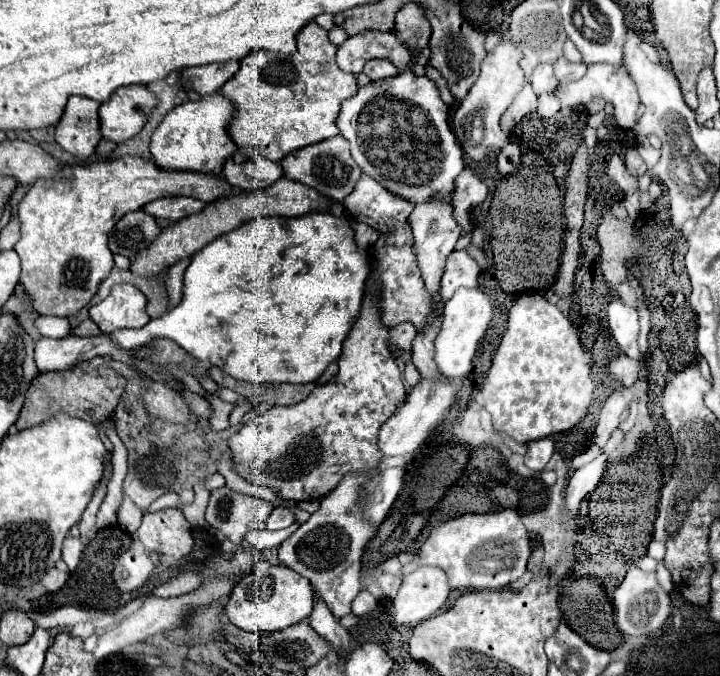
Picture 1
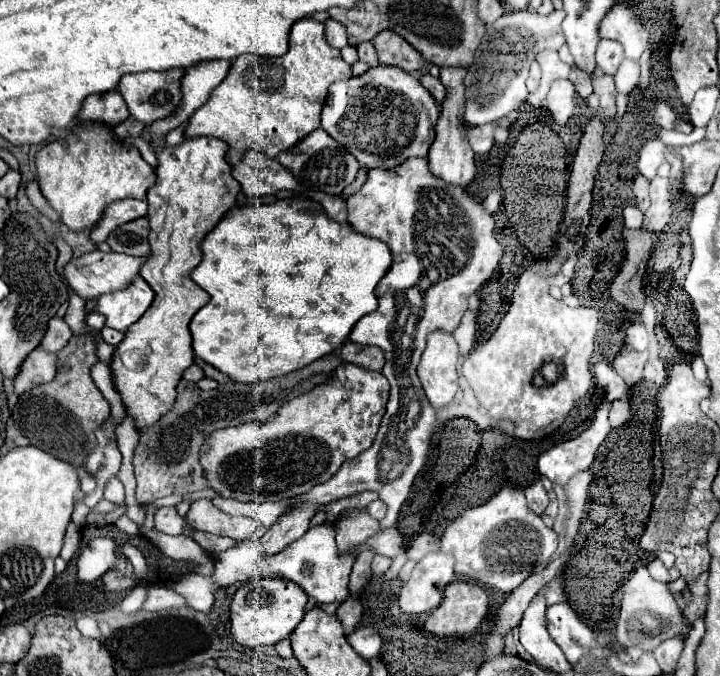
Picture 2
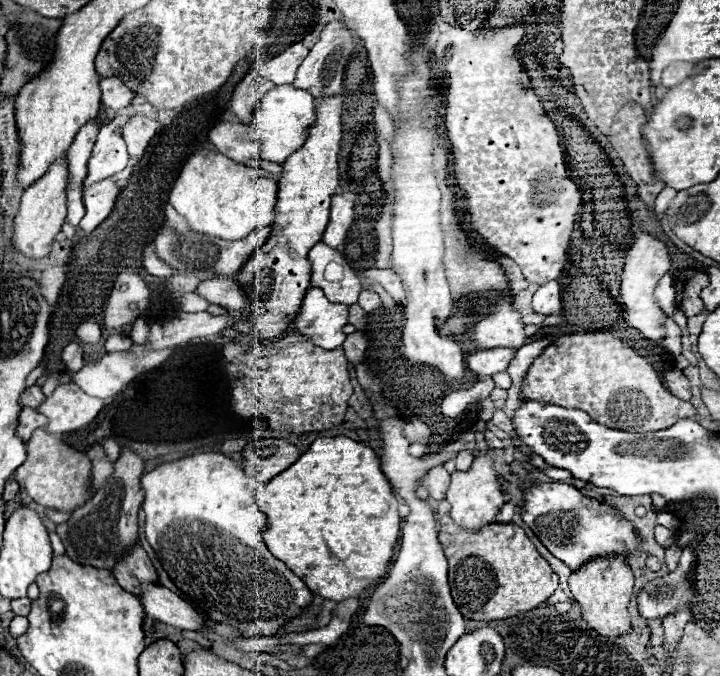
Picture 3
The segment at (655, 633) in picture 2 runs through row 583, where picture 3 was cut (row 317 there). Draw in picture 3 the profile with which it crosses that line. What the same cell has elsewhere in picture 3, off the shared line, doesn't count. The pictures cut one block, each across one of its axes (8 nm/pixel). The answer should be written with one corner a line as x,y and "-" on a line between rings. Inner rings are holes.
646,234
646,236
637,238
630,246
628,254
624,258
624,272
622,272
622,284
620,284
622,302
626,304
624,320
631,327
639,330
645,339
654,344
659,344
659,346
662,346
666,337
663,326
666,314
661,308
658,308
658,304
654,300
654,288
656,288
658,280
668,270
670,270
670,256
668,256
668,250
666,250
664,242
660,242
660,240

